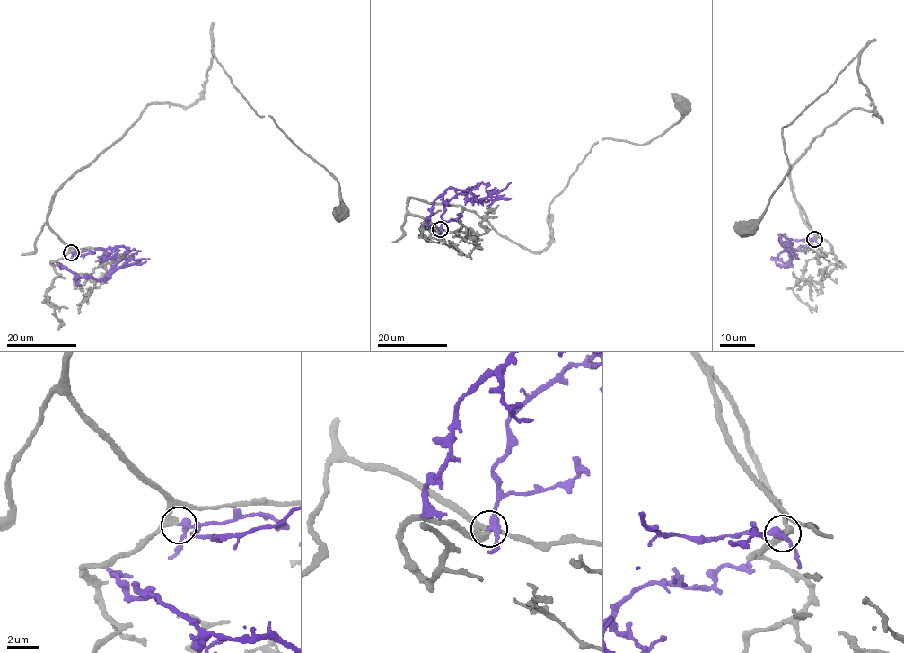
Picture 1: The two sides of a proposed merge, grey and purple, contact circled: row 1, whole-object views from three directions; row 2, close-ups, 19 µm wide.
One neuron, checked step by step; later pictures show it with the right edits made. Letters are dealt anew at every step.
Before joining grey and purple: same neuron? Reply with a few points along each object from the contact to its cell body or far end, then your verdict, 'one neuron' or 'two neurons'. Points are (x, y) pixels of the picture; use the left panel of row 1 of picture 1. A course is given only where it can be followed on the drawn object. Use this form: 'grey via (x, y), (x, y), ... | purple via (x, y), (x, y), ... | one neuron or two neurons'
grey via (71, 252), (48, 223), (53, 195), (148, 105), (199, 98), (212, 43), (258, 115), (337, 181), (339, 214) | purple via (71, 252), (84, 255), (118, 246), (125, 248), (125, 262), (101, 280), (76, 277), (62, 263) | one neuron

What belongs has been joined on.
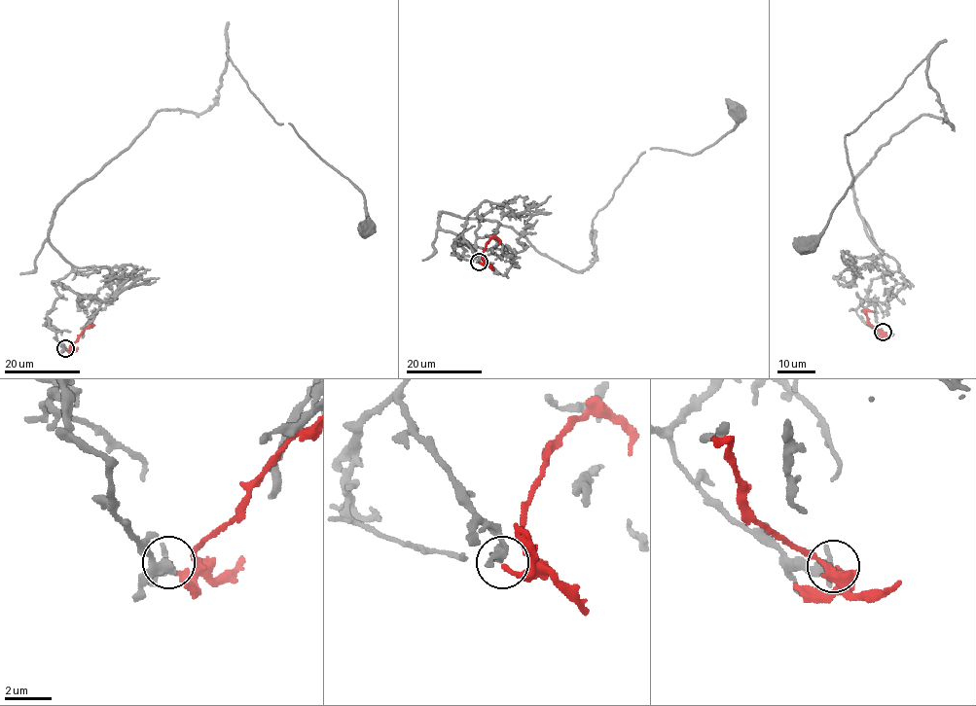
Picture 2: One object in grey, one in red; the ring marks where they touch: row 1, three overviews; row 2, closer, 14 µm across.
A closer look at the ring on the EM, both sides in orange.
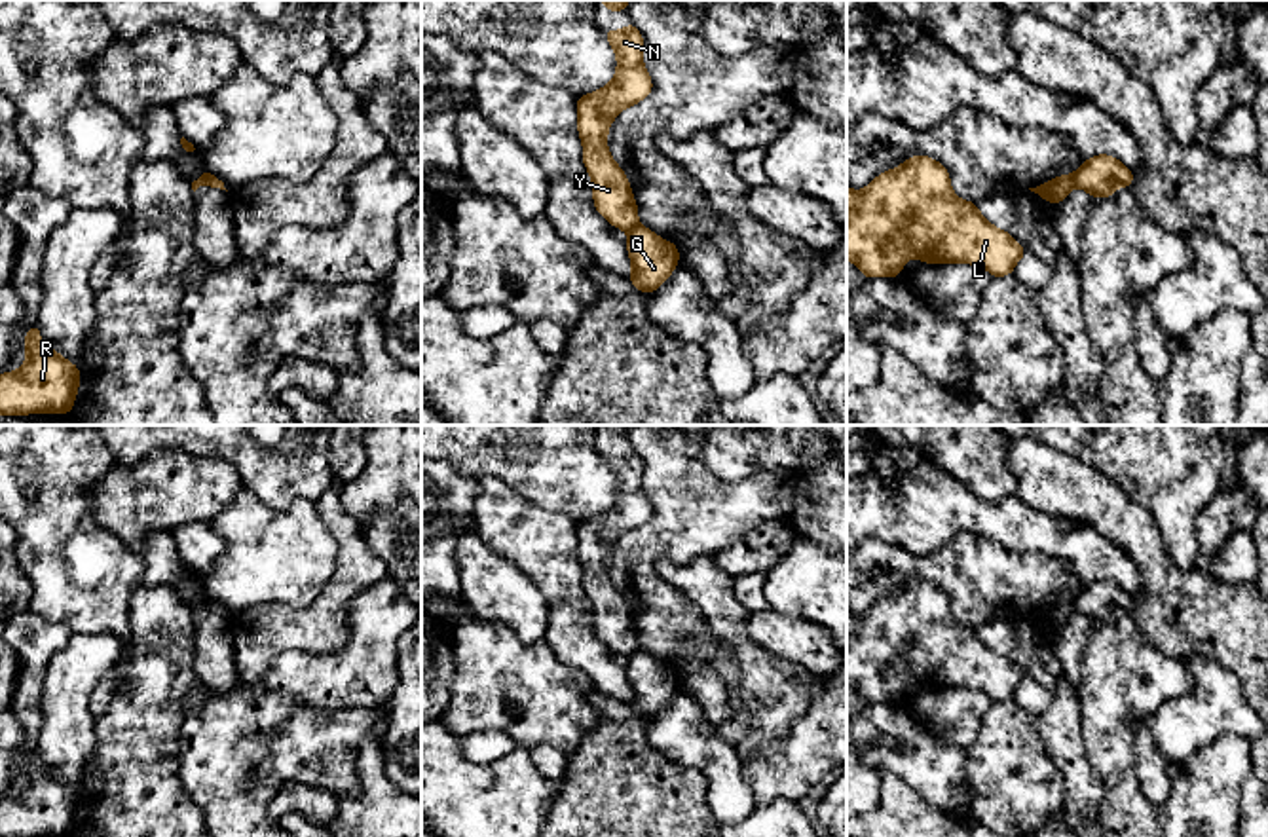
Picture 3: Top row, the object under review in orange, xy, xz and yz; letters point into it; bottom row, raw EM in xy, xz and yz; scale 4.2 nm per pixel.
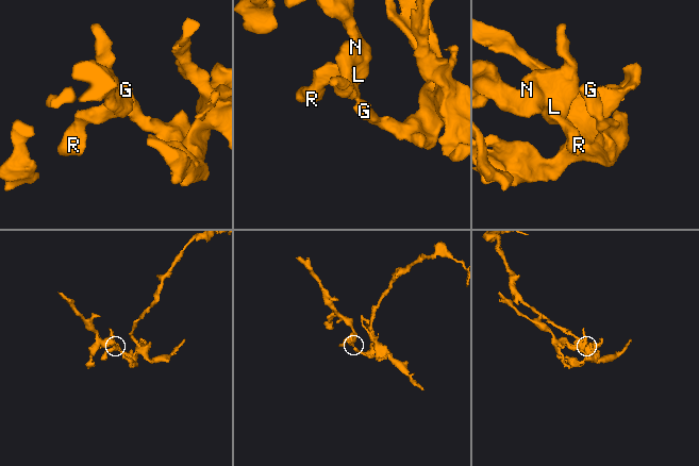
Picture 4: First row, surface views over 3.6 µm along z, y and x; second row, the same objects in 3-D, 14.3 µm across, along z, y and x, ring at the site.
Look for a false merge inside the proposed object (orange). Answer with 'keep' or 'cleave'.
cleave

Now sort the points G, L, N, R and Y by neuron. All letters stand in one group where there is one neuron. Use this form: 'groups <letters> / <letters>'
groups G / L N R Y

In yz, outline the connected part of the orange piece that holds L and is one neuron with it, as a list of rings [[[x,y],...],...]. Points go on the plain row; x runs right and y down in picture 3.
[[[913,581],[864,617],[847,613],[847,685],[873,704],[900,702],[909,681],[924,689],[978,689],[1004,702],[1027,678],[989,649],[976,628],[951,617],[943,588]]]

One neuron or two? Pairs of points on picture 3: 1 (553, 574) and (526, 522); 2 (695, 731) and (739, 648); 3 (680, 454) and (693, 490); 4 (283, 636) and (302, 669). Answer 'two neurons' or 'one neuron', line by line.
1: one neuron
2: two neurons
3: one neuron
4: two neurons

